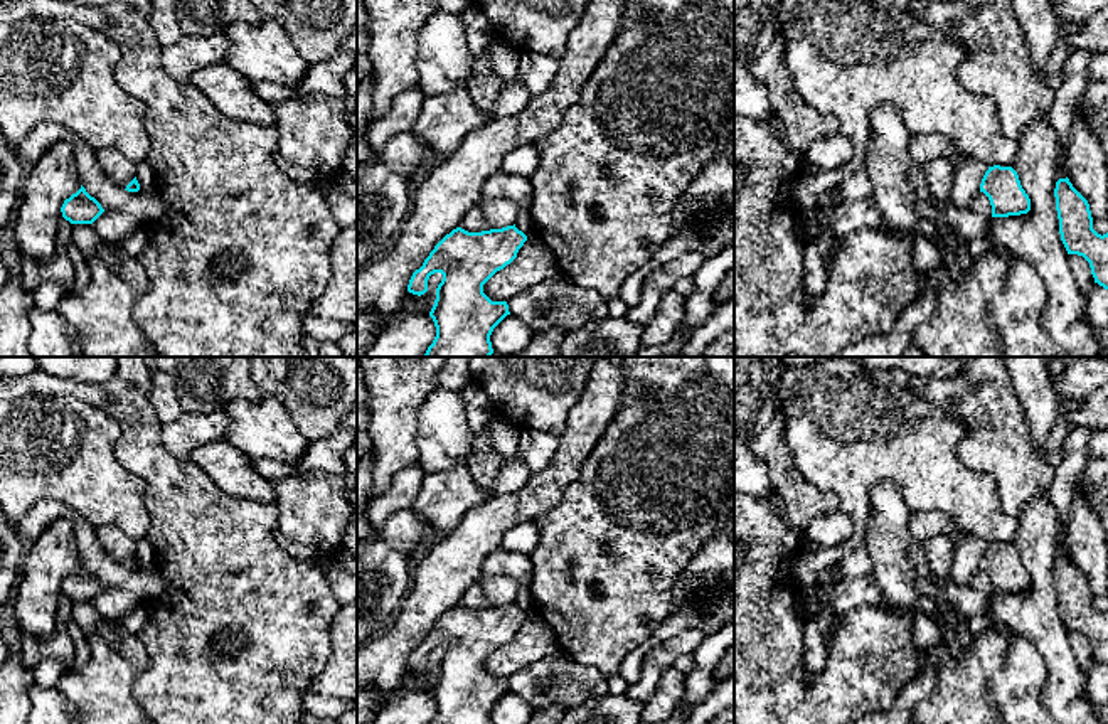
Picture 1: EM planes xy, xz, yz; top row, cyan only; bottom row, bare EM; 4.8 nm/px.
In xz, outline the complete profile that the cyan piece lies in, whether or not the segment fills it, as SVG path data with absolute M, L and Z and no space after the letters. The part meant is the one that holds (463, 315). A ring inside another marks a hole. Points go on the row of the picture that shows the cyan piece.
M514 226L468 232L461 227L446 234L416 269L408 291L424 295L428 279L441 273L429 317L436 337L424 357L490 357L490 335L510 315L507 301L492 301L483 285L510 264L527 236Z

